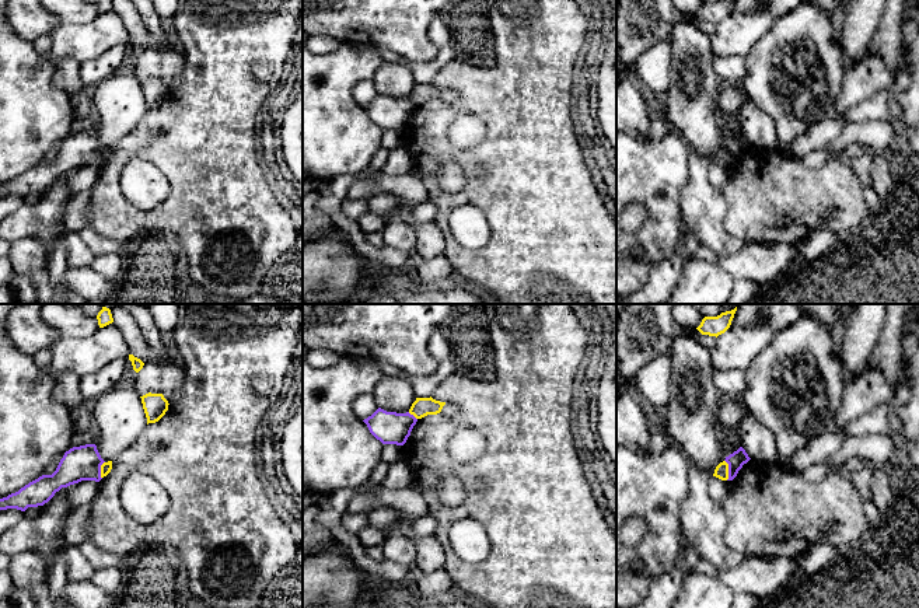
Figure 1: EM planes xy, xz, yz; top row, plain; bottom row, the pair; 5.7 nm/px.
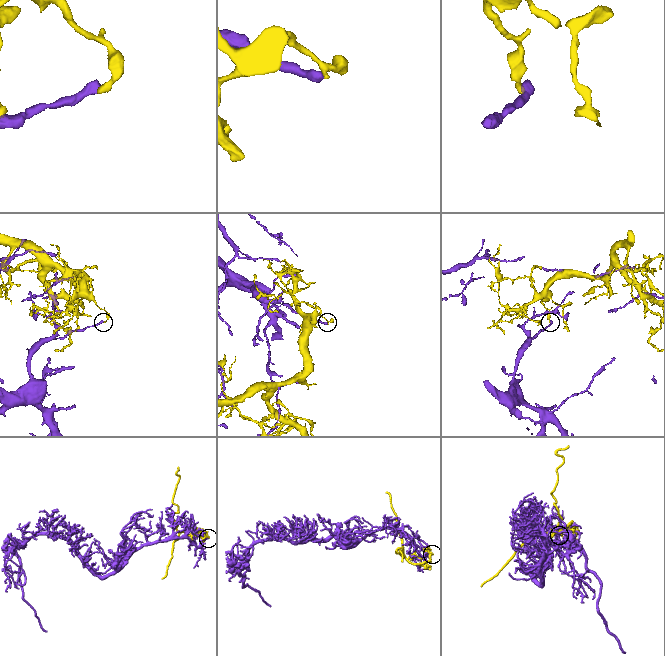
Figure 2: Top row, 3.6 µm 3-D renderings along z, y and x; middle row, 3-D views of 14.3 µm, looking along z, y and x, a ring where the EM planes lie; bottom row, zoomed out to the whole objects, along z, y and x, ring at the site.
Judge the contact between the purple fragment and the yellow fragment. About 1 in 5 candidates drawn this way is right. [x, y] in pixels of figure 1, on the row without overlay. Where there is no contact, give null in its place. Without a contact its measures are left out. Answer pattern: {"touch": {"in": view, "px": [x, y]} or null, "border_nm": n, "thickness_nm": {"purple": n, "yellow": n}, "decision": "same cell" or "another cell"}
{"touch": {"in": "yz", "px": [729, 156]}, "border_nm": 120, "thickness_nm": {"purple": 90, "yellow": 80}, "decision": "another cell"}

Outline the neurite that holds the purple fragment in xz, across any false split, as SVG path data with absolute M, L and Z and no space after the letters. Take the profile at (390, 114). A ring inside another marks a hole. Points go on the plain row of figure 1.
M378 94L363 108L367 111L370 119L382 130L403 132L417 105L409 98L396 99Z

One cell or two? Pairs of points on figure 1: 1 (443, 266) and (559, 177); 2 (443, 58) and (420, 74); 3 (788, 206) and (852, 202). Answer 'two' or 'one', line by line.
1: two
2: one
3: one

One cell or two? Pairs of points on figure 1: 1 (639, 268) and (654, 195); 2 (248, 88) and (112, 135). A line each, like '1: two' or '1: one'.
1: one
2: two

